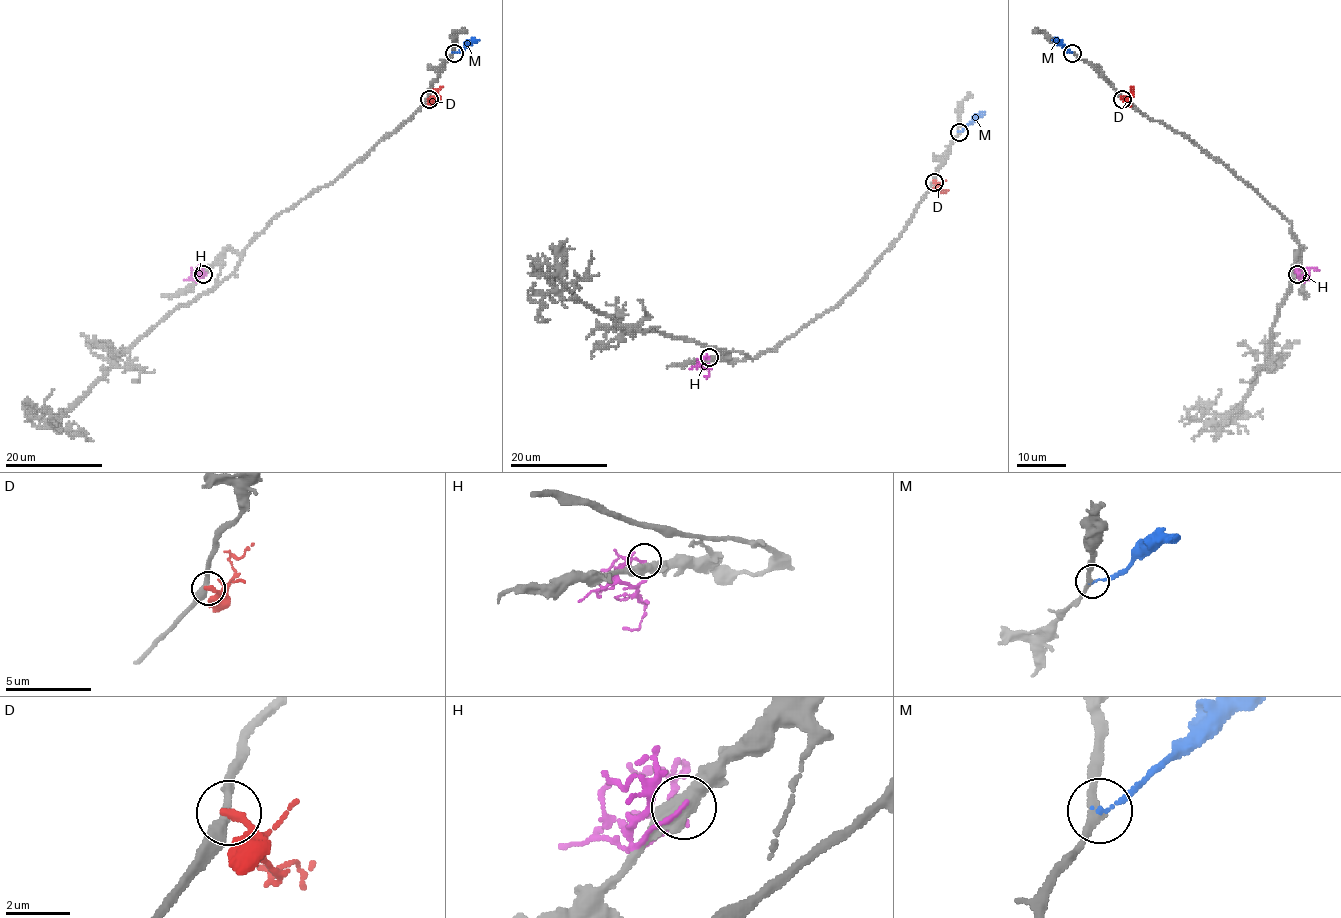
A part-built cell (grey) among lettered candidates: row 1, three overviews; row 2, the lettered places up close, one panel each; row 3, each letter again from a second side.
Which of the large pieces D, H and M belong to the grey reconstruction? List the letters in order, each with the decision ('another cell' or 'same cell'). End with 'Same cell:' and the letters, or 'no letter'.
D: another cell
H: another cell
M: same cell
Same cell: M

